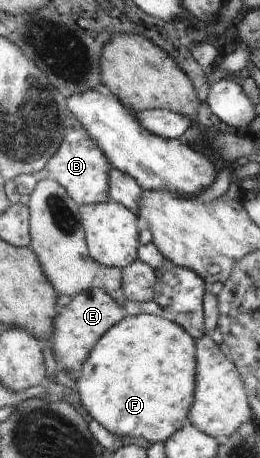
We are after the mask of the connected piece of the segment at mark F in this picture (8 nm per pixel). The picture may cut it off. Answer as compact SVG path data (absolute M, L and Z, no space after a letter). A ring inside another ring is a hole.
M127 314L123 321L119 321L117 325L113 326L111 330L107 332L96 343L94 350L88 357L87 362L82 366L82 378L77 386L76 390L79 393L83 406L87 409L87 412L97 420L99 424L102 424L111 434L119 436L121 438L125 436L131 436L131 438L145 438L147 442L165 442L171 436L178 432L182 428L183 424L188 422L192 405L195 402L196 392L196 339L191 336L179 323L175 323L165 317L164 314L159 315L131 315Z

